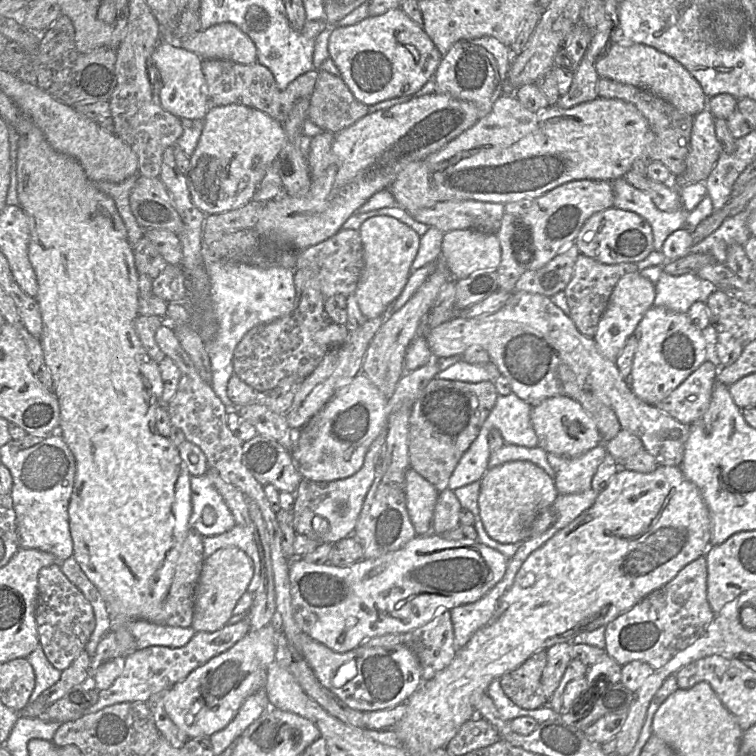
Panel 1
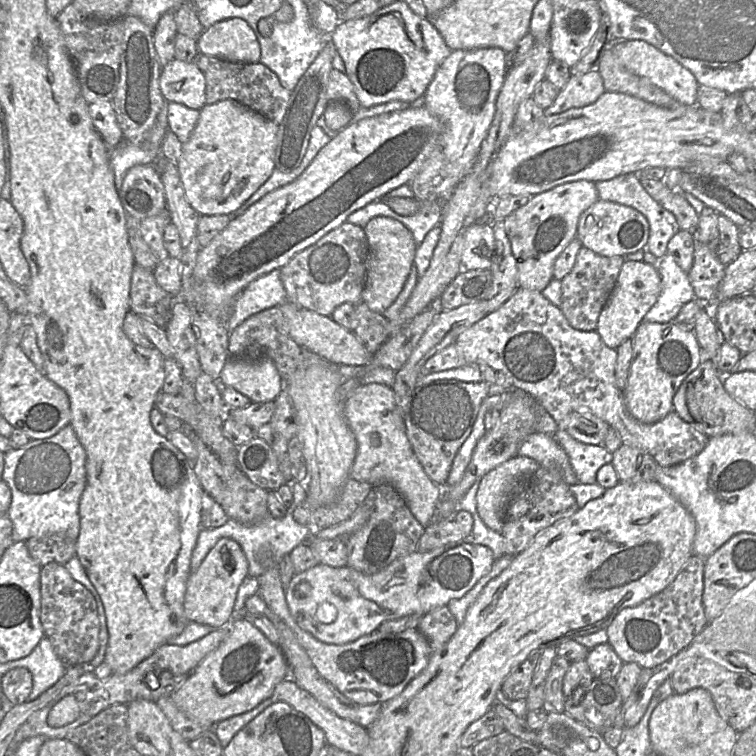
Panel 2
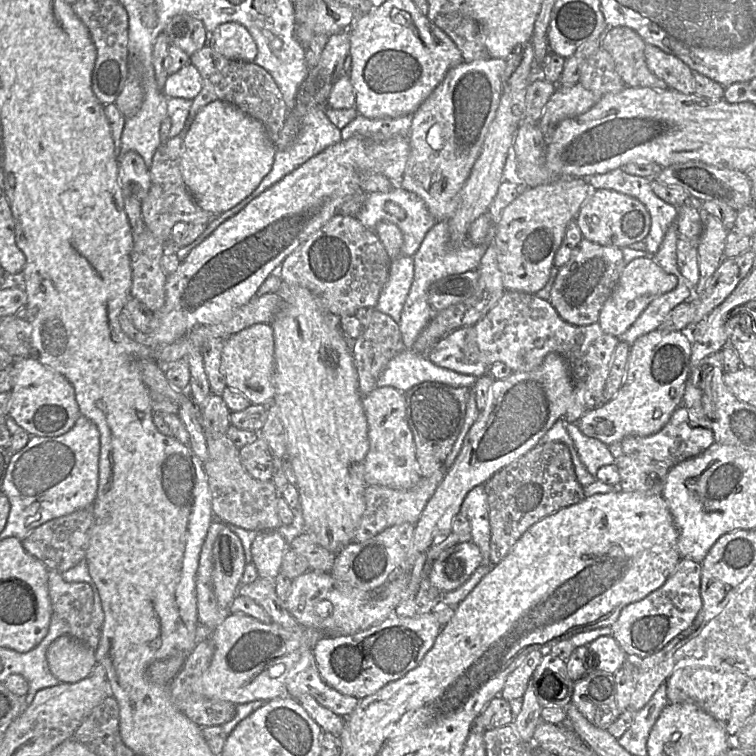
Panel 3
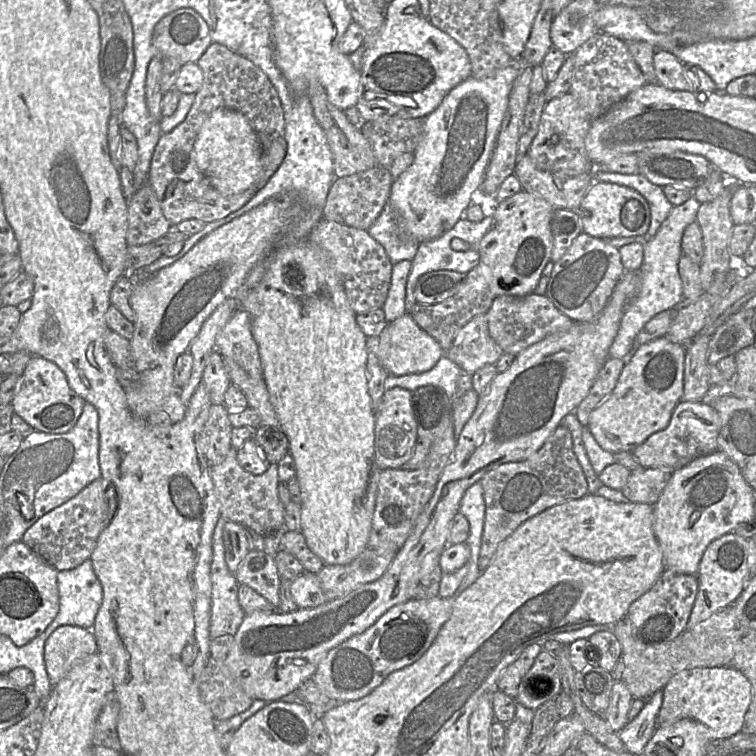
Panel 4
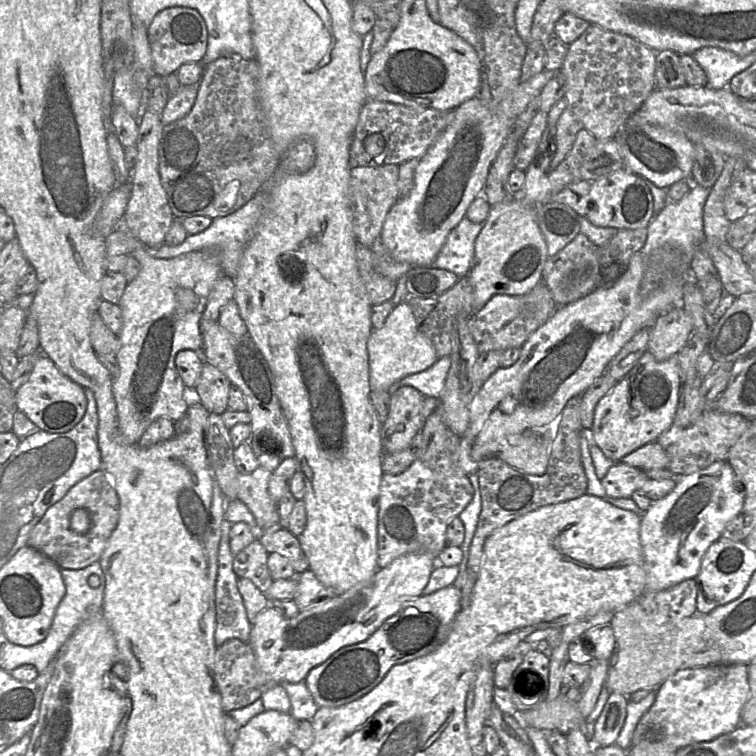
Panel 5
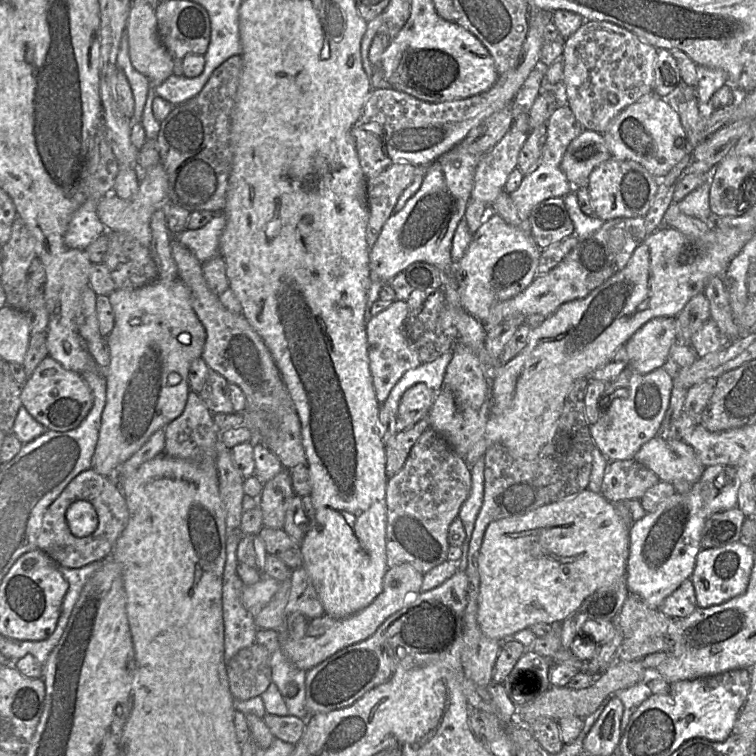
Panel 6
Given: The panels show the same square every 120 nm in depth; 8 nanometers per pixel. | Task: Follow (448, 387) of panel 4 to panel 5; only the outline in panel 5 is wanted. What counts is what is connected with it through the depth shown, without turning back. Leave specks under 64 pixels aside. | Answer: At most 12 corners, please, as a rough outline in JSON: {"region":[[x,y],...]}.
{"region":[[450,356],[424,371],[403,377],[388,389],[391,395],[412,386],[439,399],[451,365]]}

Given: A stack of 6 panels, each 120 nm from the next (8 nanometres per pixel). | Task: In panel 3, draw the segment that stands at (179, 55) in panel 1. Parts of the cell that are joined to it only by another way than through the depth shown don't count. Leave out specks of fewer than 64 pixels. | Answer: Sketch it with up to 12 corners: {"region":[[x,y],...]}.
{"region":[[188,63],[168,75],[168,98],[193,100],[202,89],[196,67]]}

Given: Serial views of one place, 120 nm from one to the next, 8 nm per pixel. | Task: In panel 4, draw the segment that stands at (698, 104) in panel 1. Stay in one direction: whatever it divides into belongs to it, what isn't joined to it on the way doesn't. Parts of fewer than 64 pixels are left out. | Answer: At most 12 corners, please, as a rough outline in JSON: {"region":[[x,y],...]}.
{"region":[[656,50],[653,65],[658,84],[691,90],[685,65],[672,53]]}

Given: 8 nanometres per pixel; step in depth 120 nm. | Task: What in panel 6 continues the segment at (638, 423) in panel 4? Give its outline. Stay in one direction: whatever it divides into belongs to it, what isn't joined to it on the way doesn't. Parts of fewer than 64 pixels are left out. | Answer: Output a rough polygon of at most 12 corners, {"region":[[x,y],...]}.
{"region":[[627,366],[599,397],[595,446],[631,460],[656,437],[674,387],[667,367]]}

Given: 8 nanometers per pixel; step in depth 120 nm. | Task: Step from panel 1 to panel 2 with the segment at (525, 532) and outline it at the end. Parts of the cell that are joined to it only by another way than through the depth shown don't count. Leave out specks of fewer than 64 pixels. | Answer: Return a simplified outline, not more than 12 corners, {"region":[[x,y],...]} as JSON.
{"region":[[517,455],[480,479],[477,511],[501,533],[510,501],[540,467]]}

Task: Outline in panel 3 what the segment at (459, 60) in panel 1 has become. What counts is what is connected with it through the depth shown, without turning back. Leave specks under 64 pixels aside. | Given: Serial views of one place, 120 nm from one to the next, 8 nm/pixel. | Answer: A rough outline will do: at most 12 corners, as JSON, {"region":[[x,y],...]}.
{"region":[[506,60],[463,62],[411,116],[398,185],[446,221]]}

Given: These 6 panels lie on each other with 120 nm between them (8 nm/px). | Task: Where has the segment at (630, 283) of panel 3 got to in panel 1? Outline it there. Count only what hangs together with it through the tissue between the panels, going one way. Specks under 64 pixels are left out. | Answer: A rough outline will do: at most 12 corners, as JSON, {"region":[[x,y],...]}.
{"region":[[627,273],[614,287],[594,341],[615,361],[649,308],[655,284]]}

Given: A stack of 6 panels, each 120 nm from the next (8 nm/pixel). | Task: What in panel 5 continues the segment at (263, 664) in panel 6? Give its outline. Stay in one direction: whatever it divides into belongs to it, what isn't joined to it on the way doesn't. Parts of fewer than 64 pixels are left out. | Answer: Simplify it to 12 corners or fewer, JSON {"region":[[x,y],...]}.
{"region":[[249,643],[216,647],[214,678],[226,714],[274,686]]}

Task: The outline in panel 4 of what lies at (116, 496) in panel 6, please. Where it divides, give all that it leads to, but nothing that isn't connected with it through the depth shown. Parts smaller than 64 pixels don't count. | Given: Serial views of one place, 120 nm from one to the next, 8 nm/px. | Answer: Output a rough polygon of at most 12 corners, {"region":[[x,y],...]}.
{"region":[[101,477],[21,542],[57,571],[90,559],[115,515]]}

